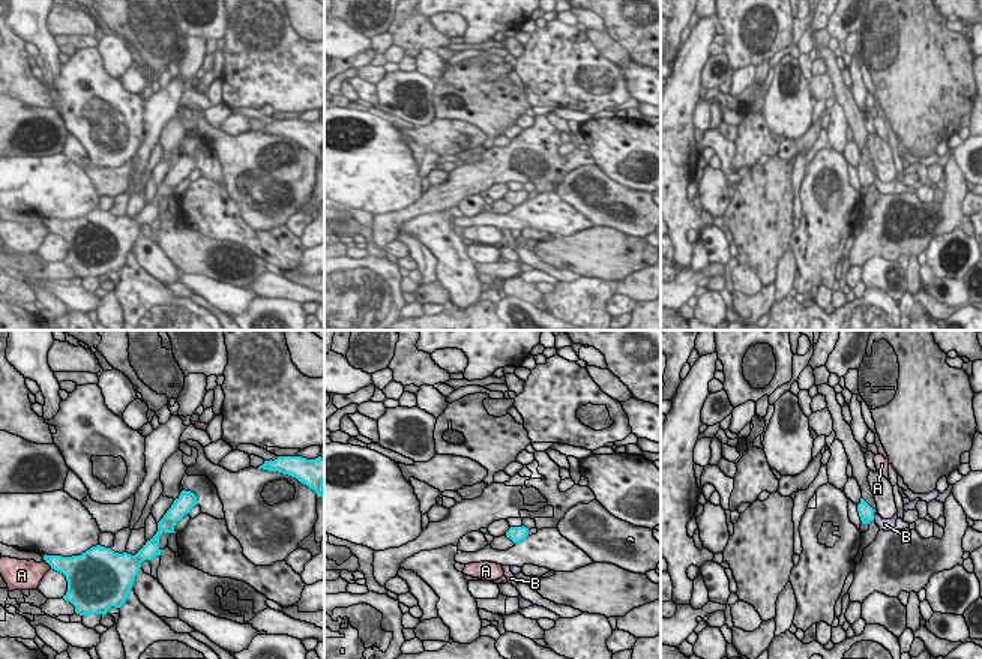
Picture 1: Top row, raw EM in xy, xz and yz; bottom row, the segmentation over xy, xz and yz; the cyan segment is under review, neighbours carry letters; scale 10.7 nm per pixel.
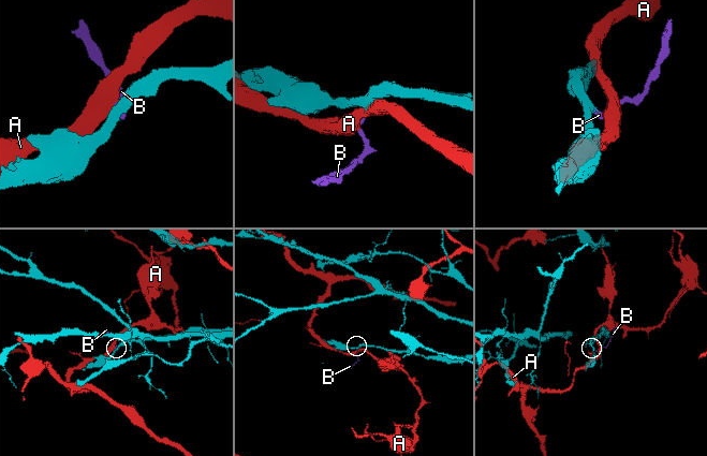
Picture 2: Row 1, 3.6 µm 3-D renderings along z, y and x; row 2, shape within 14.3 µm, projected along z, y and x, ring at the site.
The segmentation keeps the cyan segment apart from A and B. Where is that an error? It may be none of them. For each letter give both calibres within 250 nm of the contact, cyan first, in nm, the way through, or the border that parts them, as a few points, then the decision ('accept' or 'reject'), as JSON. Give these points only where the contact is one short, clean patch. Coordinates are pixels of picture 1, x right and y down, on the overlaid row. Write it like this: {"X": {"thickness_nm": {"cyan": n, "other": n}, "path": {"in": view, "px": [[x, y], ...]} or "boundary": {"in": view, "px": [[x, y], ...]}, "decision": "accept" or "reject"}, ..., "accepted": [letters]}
{"A": {"thickness_nm": {"cyan": 220, "other": 280}, "decision": "reject"}, "B": {"thickness_nm": {"cyan": 160, "other": 130}, "path": {"in": "yz", "px": [[865, 511], [873, 518], [885, 524]]}, "decision": "accept"}, "accepted": ["B"]}

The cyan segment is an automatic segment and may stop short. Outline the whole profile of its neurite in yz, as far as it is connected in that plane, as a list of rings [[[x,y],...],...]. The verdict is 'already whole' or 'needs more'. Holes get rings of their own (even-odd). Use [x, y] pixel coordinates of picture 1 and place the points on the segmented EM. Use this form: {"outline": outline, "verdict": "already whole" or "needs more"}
{"outline": [[[860,498],[860,503],[857,504],[857,512],[862,524],[869,524],[874,521],[880,530],[884,531],[893,530],[896,527],[898,512],[892,519],[883,519],[878,513],[874,513],[874,509],[863,498]]], "verdict": "needs more"}

